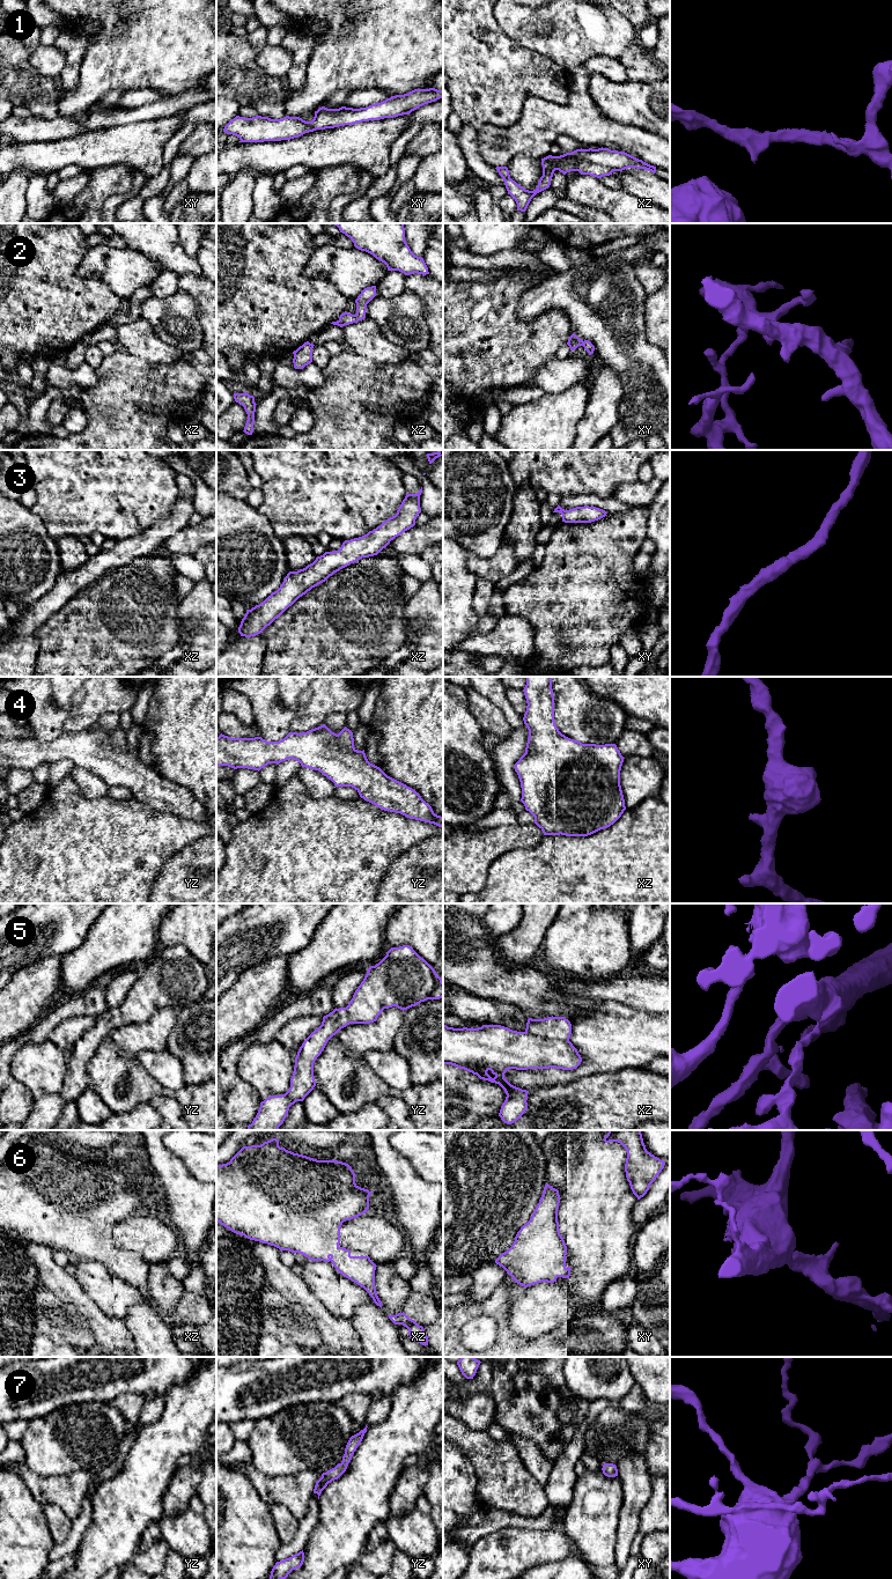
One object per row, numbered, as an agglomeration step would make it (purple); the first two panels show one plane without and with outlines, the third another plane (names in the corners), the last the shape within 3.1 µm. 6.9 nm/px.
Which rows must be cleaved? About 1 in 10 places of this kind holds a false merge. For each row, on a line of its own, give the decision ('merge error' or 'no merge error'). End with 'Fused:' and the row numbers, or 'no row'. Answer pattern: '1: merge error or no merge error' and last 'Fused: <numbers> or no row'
1: no merge error
2: no merge error
3: no merge error
4: no merge error
5: no merge error
6: no merge error
7: no merge error
Fused: no row

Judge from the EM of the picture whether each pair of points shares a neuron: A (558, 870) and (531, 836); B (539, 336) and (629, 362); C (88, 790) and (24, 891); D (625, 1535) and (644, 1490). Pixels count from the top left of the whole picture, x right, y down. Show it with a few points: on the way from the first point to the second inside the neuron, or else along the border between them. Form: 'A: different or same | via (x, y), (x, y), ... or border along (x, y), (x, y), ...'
A: different | border along (544, 835), (532, 847), (510, 850)
B: different | border along (557, 309), (560, 309), (567, 316), (573, 332)
C: different | border along (69, 775), (86, 797), (102, 798), (108, 795)
D: same | via (628, 1524), (633, 1502)

